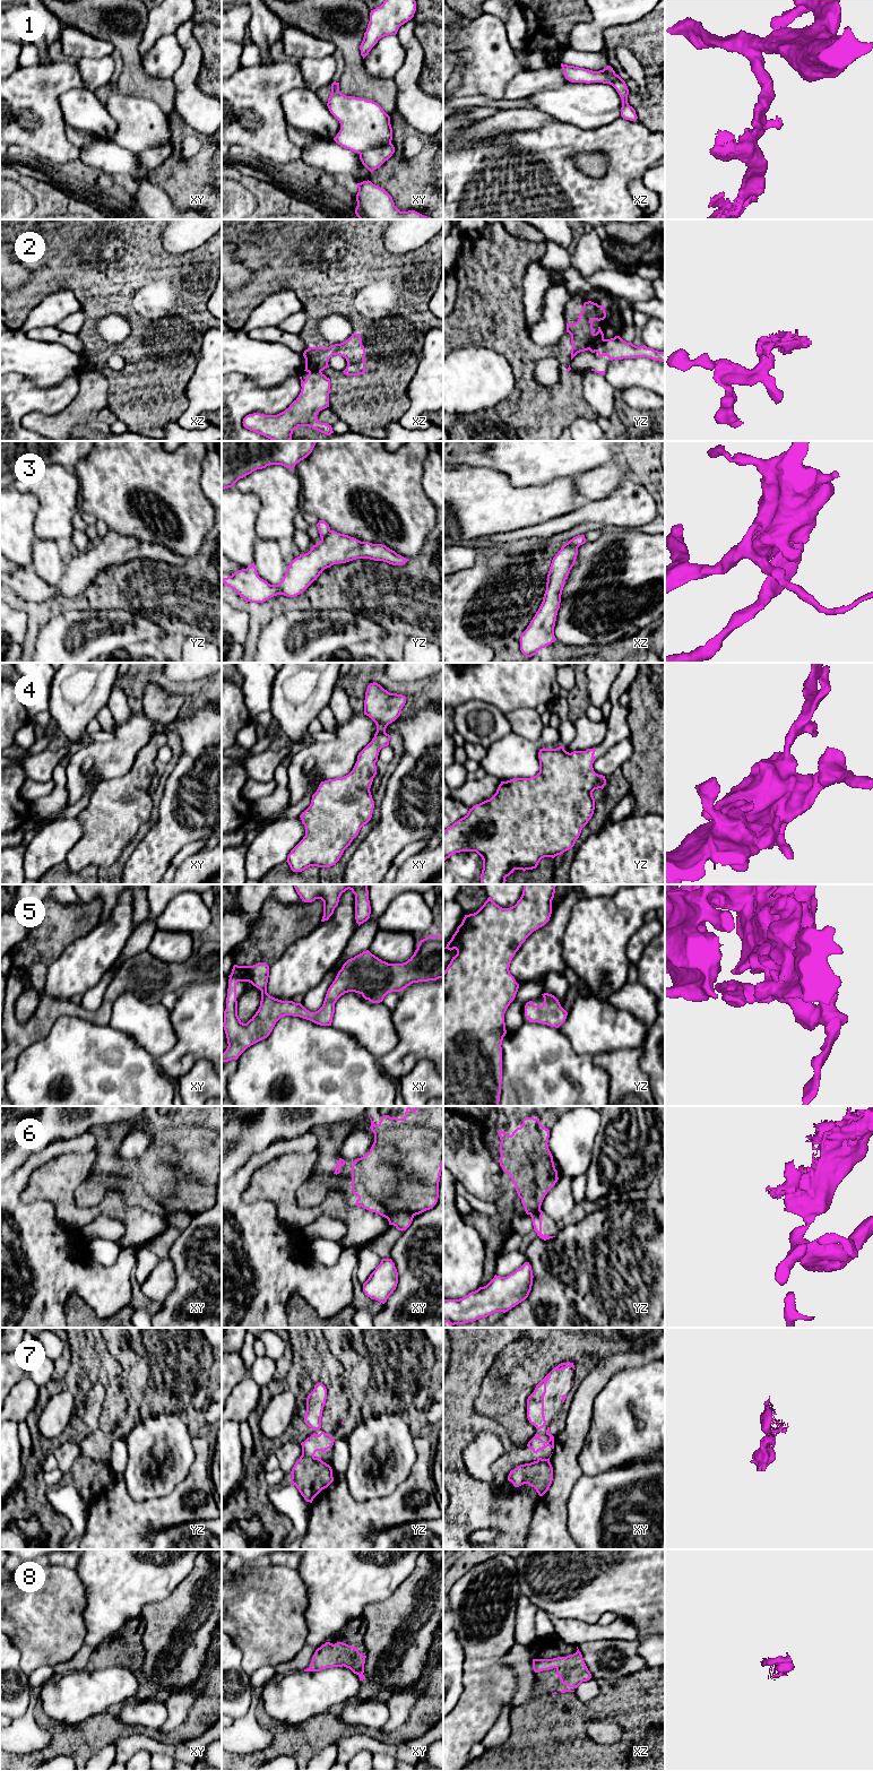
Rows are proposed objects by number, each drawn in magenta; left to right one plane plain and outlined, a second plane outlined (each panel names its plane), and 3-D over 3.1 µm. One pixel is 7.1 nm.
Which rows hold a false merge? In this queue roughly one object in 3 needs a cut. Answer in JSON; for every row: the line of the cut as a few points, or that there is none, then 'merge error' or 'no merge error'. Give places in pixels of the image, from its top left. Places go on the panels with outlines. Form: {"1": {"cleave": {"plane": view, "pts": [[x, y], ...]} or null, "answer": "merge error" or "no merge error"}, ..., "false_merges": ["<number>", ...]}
{"1": {"cleave": {"plane": "xy", "pts": [[390, 143], [359, 153]]}, "answer": "merge error"}, "2": {"cleave": {"plane": "xz", "pts": [[305, 366], [314, 366], [320, 372]]}, "answer": "merge error"}, "3": {"cleave": {"plane": "yz", "pts": [[330, 530], [321, 540]]}, "answer": "merge error"}, "4": {"cleave": null, "answer": "no merge error"}, "5": {"cleave": null, "answer": "no merge error"}, "6": {"cleave": {"plane": "xy", "pts": [[413, 1215], [396, 1212], [386, 1217]]}, "answer": "merge error"}, "7": {"cleave": {"plane": "yz", "pts": [[302, 1453], [321, 1461]]}, "answer": "merge error"}, "8": {"cleave": null, "answer": "no merge error"}, "false_merges": ["1", "2", "3", "6", "7"]}

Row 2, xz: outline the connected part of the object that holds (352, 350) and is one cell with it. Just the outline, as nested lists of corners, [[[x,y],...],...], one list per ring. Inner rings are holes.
[[[361,334],[352,336],[329,347],[310,347],[304,351],[305,368],[316,368],[320,372],[329,368],[328,362],[332,355],[340,355],[346,358],[347,366],[343,371],[346,375],[360,375],[365,373],[365,348],[362,345]]]

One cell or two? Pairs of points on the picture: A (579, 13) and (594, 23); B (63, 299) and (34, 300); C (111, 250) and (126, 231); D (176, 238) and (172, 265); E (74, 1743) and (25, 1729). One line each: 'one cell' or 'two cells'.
A: two cells
B: two cells
C: two cells
D: two cells
E: two cells

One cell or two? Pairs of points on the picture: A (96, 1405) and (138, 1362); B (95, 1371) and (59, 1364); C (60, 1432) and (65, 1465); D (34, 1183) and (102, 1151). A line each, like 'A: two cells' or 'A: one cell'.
A: one cell
B: two cells
C: one cell
D: two cells

